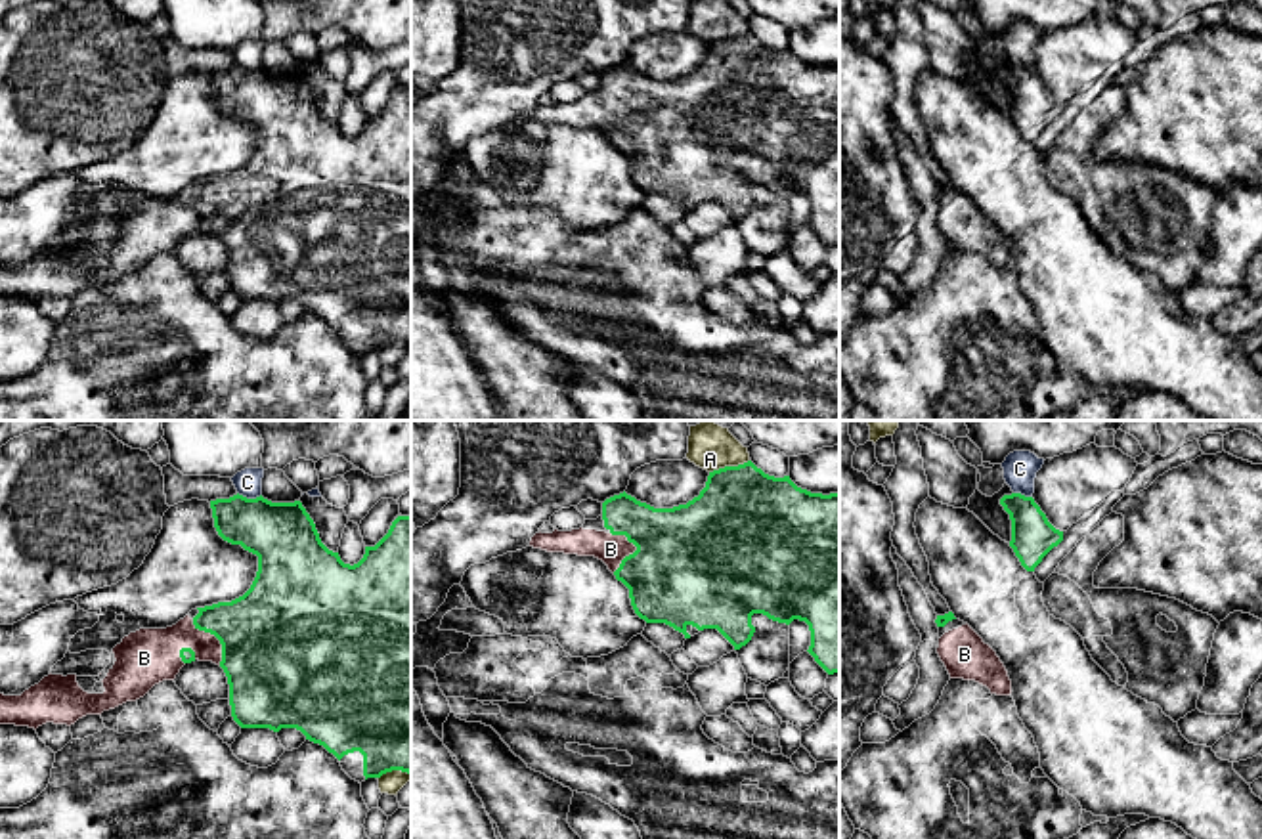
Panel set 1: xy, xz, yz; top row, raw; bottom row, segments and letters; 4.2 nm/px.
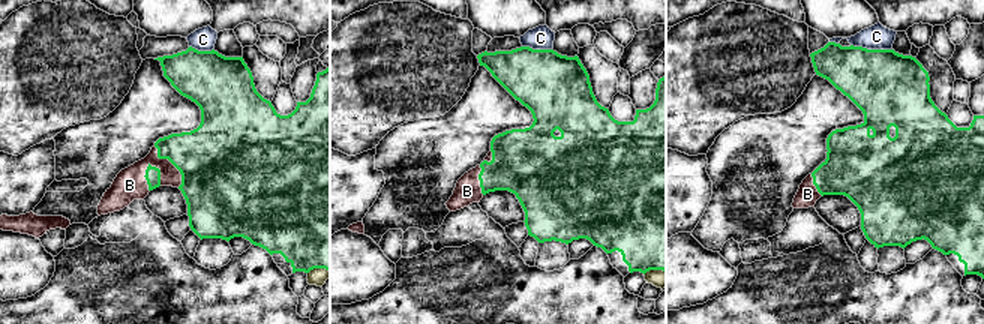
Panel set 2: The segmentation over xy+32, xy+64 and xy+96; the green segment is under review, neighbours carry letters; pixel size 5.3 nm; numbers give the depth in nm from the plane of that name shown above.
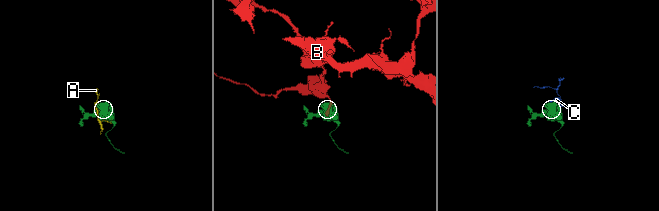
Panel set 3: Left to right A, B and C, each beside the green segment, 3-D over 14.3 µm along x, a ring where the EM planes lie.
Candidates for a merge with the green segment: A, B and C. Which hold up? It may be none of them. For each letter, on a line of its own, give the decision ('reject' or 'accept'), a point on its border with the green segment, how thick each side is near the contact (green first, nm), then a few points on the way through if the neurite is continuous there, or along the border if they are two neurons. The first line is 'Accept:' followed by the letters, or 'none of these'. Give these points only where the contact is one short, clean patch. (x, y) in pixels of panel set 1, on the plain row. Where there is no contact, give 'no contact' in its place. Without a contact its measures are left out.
Accept: B
A: reject | xz (729, 39) | 460/180 nm
B: accept | xz (637, 121) | 500/120 nm | across xz (695, 136), (637, 121), (610, 121)
C: reject | xy (249, 71) | 280/120 nm

